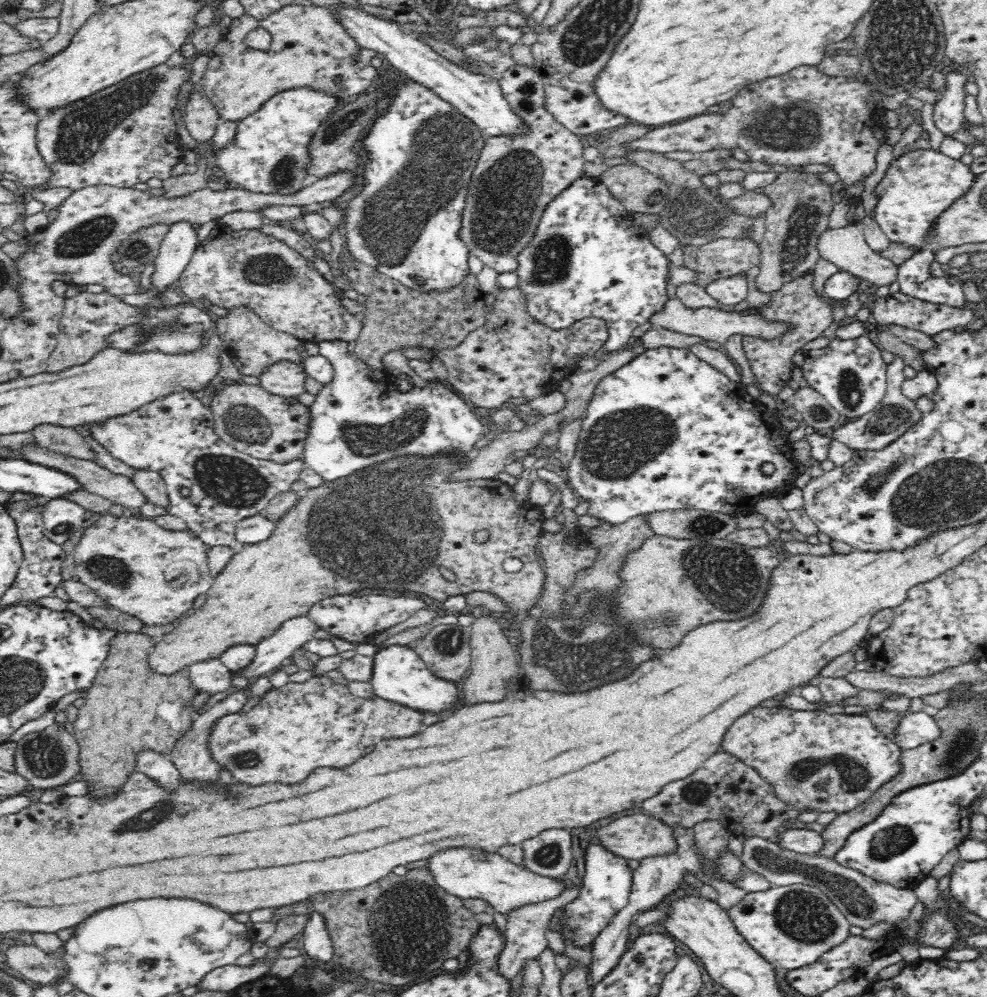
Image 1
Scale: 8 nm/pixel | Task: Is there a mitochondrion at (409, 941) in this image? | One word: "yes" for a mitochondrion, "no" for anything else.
yes

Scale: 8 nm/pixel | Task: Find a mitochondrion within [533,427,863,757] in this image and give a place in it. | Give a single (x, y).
(737, 582)

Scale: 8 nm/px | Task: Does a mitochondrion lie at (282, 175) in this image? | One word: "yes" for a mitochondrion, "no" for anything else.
yes

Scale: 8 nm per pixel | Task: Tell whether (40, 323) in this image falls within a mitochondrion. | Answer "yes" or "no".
no

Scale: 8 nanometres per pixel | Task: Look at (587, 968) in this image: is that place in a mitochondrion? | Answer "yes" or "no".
no

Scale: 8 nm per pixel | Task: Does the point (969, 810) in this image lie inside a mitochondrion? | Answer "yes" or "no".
no

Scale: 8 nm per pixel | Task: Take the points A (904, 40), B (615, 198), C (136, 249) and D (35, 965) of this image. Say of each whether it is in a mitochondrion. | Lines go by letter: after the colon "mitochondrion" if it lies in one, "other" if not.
A: mitochondrion
B: other
C: mitochondrion
D: mitochondrion

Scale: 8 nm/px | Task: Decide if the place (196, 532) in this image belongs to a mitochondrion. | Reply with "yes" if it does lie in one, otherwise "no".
no

